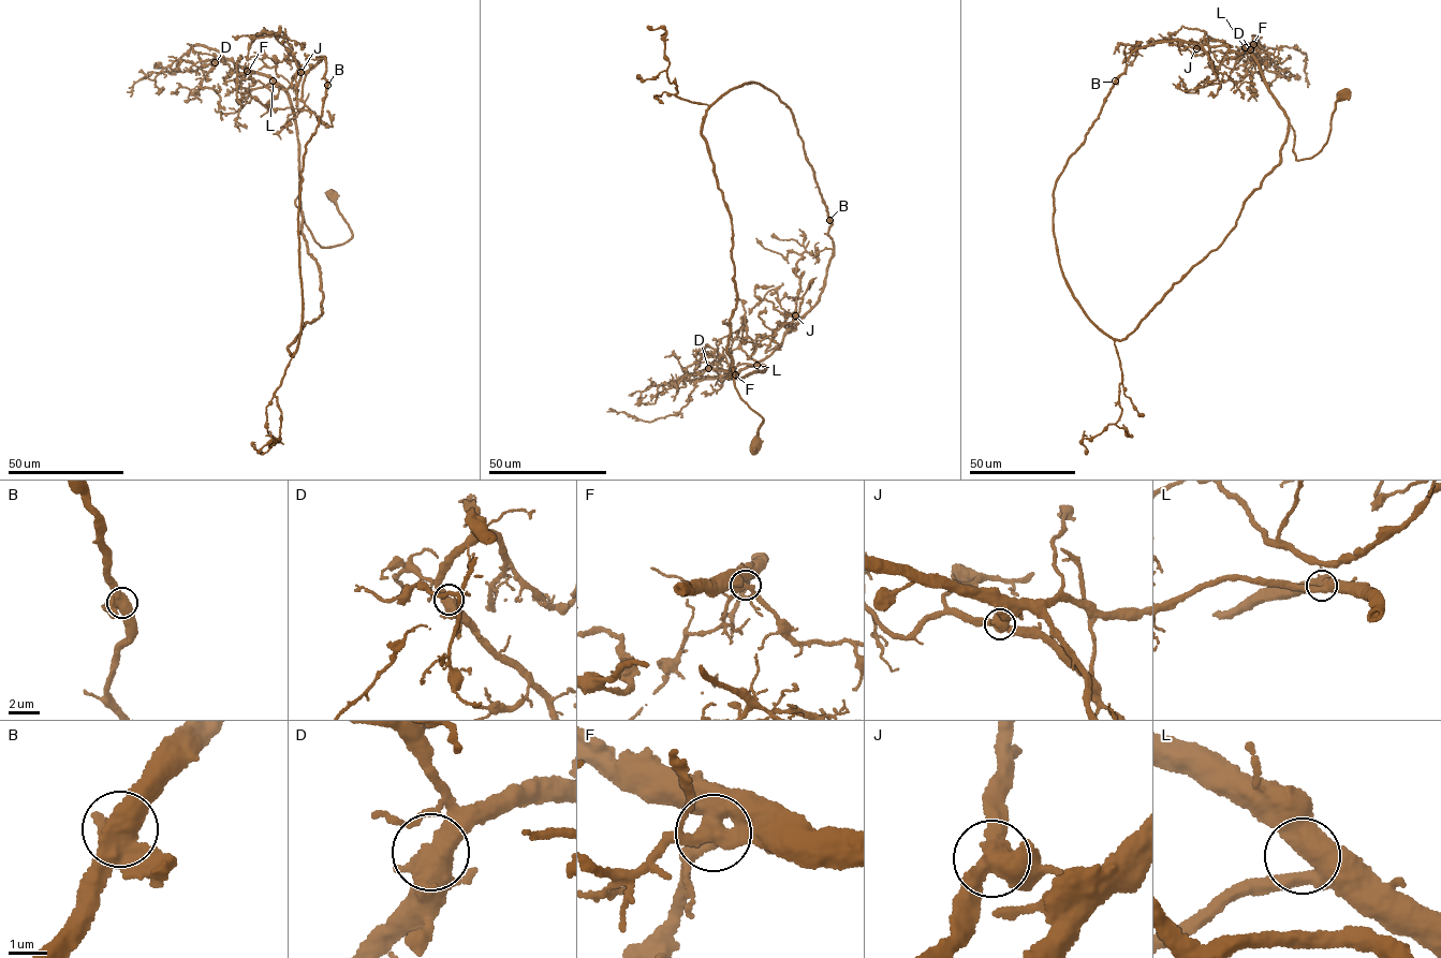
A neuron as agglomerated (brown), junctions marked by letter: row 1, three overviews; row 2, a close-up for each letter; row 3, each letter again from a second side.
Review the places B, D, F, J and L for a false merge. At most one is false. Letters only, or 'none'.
J

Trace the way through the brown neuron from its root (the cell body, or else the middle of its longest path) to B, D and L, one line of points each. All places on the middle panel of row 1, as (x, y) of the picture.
B: (753, 445), (763, 419), (728, 379), (737, 295), (701, 131), (709, 105), (752, 83), (777, 96), (829, 220)
D: (753, 445), (763, 419), (739, 396), (733, 369), (728, 378), (767, 369), (755, 365), (725, 378), (708, 368)
L: (753, 445), (763, 419), (739, 396), (733, 369), (728, 378), (765, 372), (767, 369), (756, 365)

